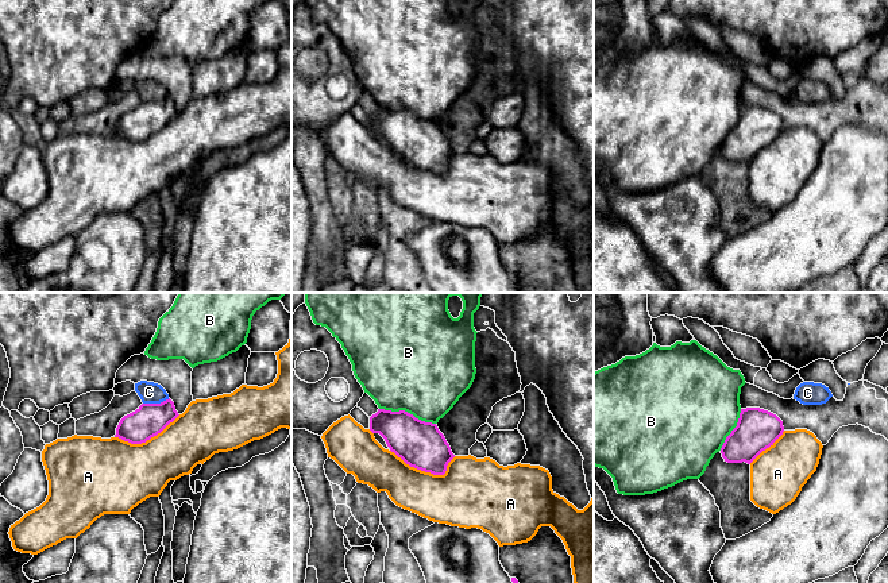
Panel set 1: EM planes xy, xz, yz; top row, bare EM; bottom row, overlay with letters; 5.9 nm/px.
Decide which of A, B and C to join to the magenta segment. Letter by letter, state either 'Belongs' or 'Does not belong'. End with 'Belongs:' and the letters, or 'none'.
A: Does not belong
B: Does not belong
C: Does not belong
Belongs: none

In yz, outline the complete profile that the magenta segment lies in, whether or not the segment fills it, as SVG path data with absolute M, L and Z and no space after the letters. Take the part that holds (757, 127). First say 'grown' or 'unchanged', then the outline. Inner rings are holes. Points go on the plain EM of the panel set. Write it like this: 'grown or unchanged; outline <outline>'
unchanged; outline M760 105L741 107L737 124L726 135L721 151L727 161L750 162L783 132L783 119Z

